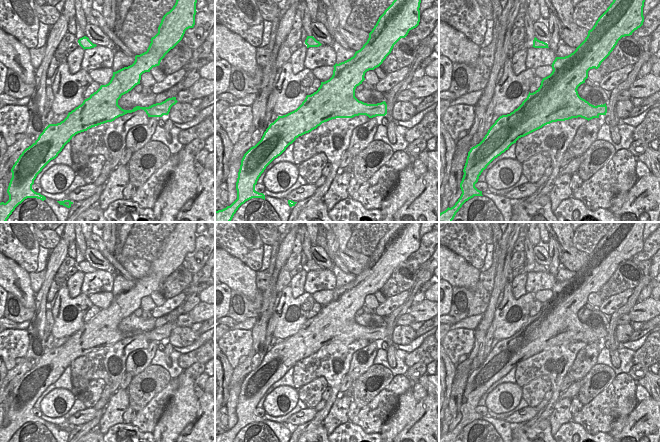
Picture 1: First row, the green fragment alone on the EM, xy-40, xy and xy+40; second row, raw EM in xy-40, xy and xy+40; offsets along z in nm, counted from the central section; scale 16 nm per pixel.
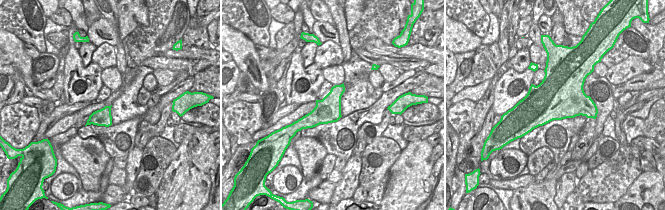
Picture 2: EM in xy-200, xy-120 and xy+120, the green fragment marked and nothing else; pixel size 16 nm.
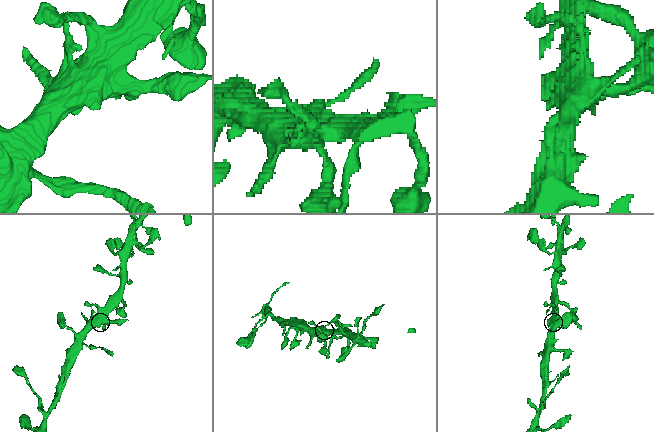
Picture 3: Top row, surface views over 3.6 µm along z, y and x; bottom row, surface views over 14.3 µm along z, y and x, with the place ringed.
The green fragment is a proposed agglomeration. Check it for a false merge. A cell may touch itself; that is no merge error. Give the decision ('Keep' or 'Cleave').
Keep

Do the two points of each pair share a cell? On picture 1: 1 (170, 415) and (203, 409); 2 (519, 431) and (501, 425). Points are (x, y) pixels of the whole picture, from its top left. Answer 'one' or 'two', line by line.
1: two
2: two

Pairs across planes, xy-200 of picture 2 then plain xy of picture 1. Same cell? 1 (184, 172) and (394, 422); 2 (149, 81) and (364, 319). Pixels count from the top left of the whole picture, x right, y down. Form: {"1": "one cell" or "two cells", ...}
{"1": "one cell", "2": "two cells"}

